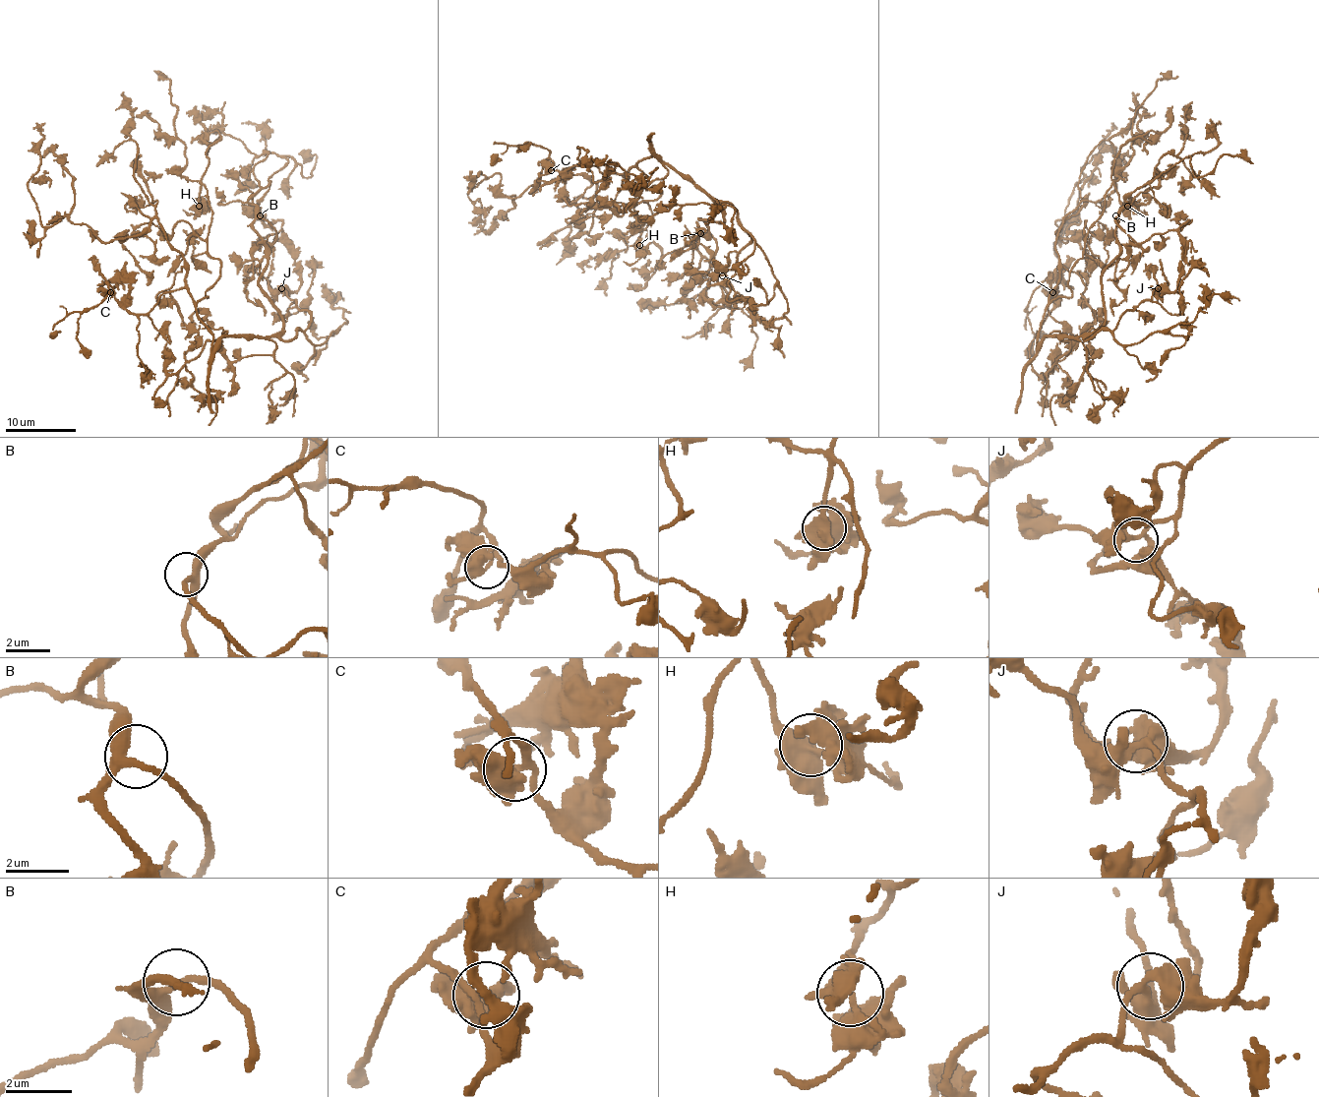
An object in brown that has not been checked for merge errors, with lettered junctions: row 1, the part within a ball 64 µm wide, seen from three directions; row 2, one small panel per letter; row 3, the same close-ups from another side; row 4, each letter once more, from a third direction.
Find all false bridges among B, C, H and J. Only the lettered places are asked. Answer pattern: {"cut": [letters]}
{"cut": []}

